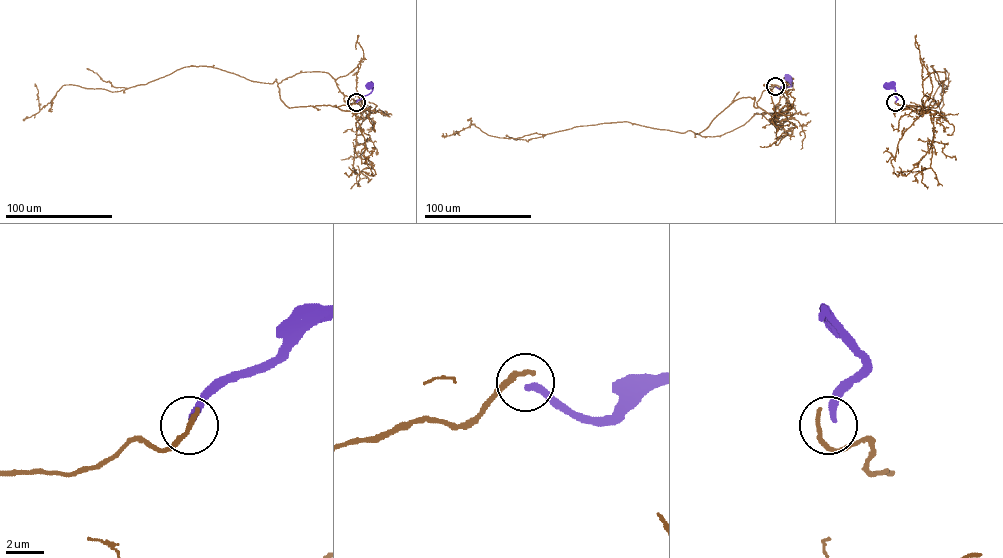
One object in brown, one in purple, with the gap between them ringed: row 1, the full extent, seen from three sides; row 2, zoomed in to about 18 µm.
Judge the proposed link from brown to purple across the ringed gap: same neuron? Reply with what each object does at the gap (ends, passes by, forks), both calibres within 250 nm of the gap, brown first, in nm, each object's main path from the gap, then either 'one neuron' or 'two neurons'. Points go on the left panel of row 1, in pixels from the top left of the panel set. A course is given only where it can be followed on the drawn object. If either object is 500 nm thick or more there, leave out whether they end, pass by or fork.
brown ends | purple ends | 320/360 nm | brown via (356, 103), (289, 108), (276, 81), (200, 66), (119, 91), (65, 85), (41, 109), (35, 83) | purple via (356, 102), (371, 91), (369, 85) | two neurons

